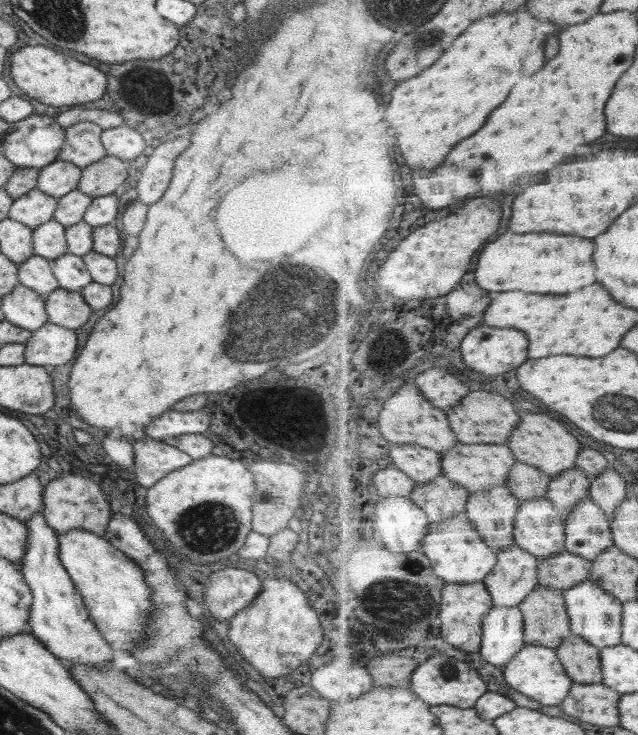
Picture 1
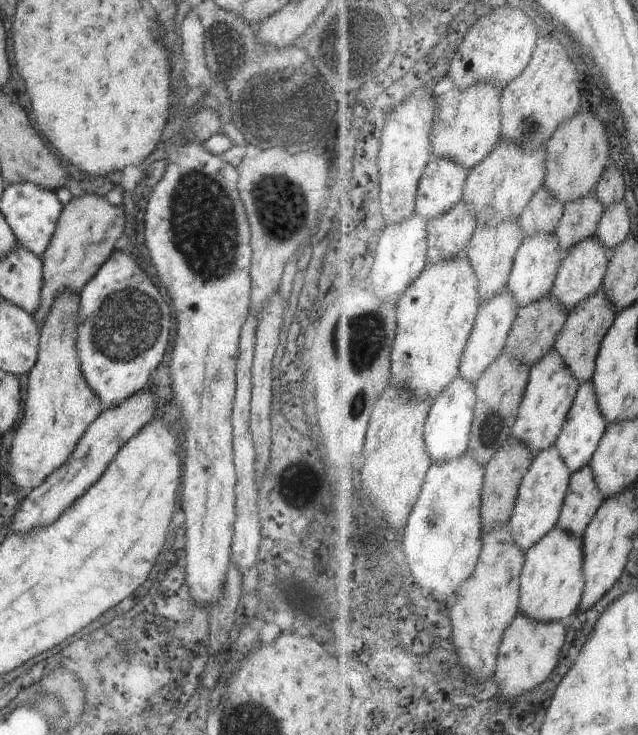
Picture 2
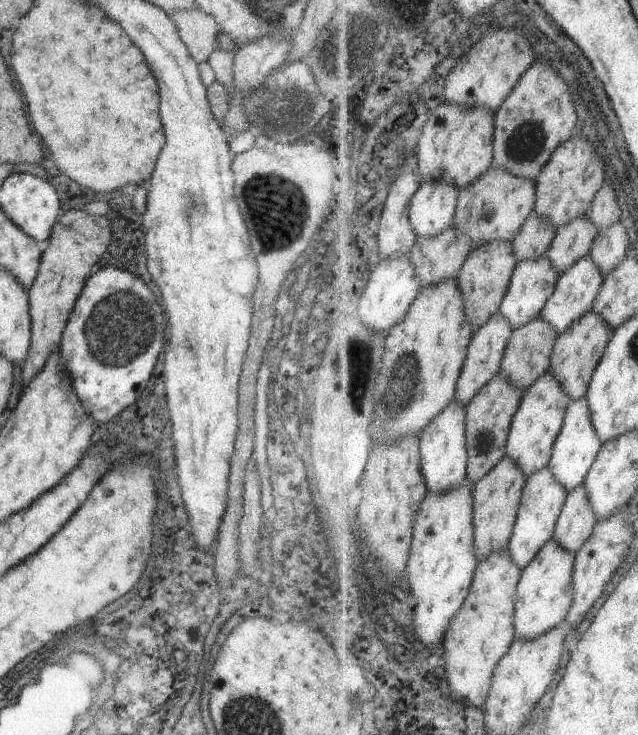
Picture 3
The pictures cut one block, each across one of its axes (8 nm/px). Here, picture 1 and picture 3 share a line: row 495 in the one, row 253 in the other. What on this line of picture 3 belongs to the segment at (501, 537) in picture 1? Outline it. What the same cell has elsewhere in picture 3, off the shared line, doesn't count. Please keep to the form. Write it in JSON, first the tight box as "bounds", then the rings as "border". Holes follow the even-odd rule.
{"bounds":[458,240,520,330],"border":[[[494,240],[482,248],[473,248],[473,252],[464,265],[458,278],[460,290],[466,300],[466,314],[468,320],[480,330],[488,320],[501,312],[501,306],[508,294],[514,273],[519,265],[520,258],[516,256],[516,250],[512,242],[506,240]]]}

